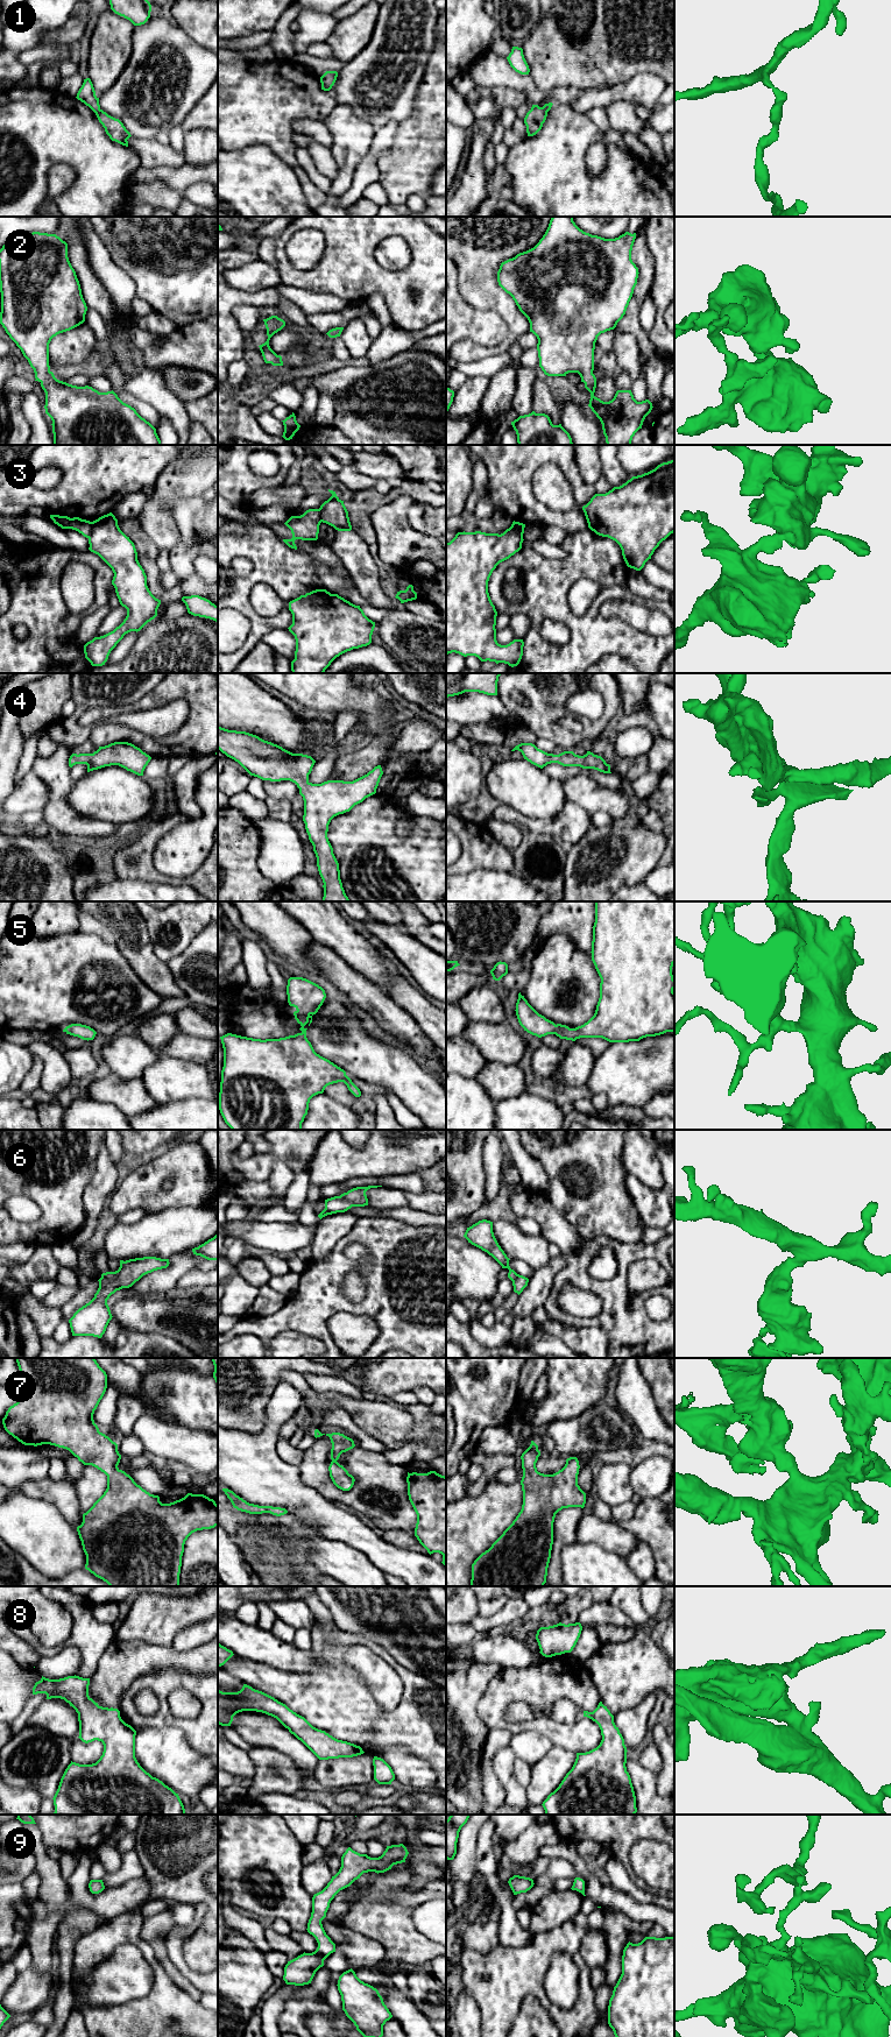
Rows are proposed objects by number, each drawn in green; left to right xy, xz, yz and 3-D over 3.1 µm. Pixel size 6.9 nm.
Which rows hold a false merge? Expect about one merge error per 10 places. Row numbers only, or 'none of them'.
1, 3

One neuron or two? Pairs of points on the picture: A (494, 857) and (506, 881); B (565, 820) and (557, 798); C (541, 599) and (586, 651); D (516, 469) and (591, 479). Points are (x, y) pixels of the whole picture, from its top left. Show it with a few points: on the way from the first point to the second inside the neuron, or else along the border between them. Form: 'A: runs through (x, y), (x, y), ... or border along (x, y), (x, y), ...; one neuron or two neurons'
A: border along (474, 869), (494, 869), (511, 872); two neurons
B: border along (566, 798), (561, 808), (554, 815), (535, 819); two neurons
C: runs through (556, 607), (585, 636); one neuron
D: border along (574, 457), (580, 476), (592, 486); two neurons

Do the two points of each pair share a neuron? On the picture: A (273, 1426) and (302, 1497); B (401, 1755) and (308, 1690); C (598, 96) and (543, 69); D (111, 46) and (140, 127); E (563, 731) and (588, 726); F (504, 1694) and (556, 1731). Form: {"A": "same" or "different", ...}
{"A": "same", "B": "different", "C": "different", "D": "different", "E": "same", "F": "same"}

